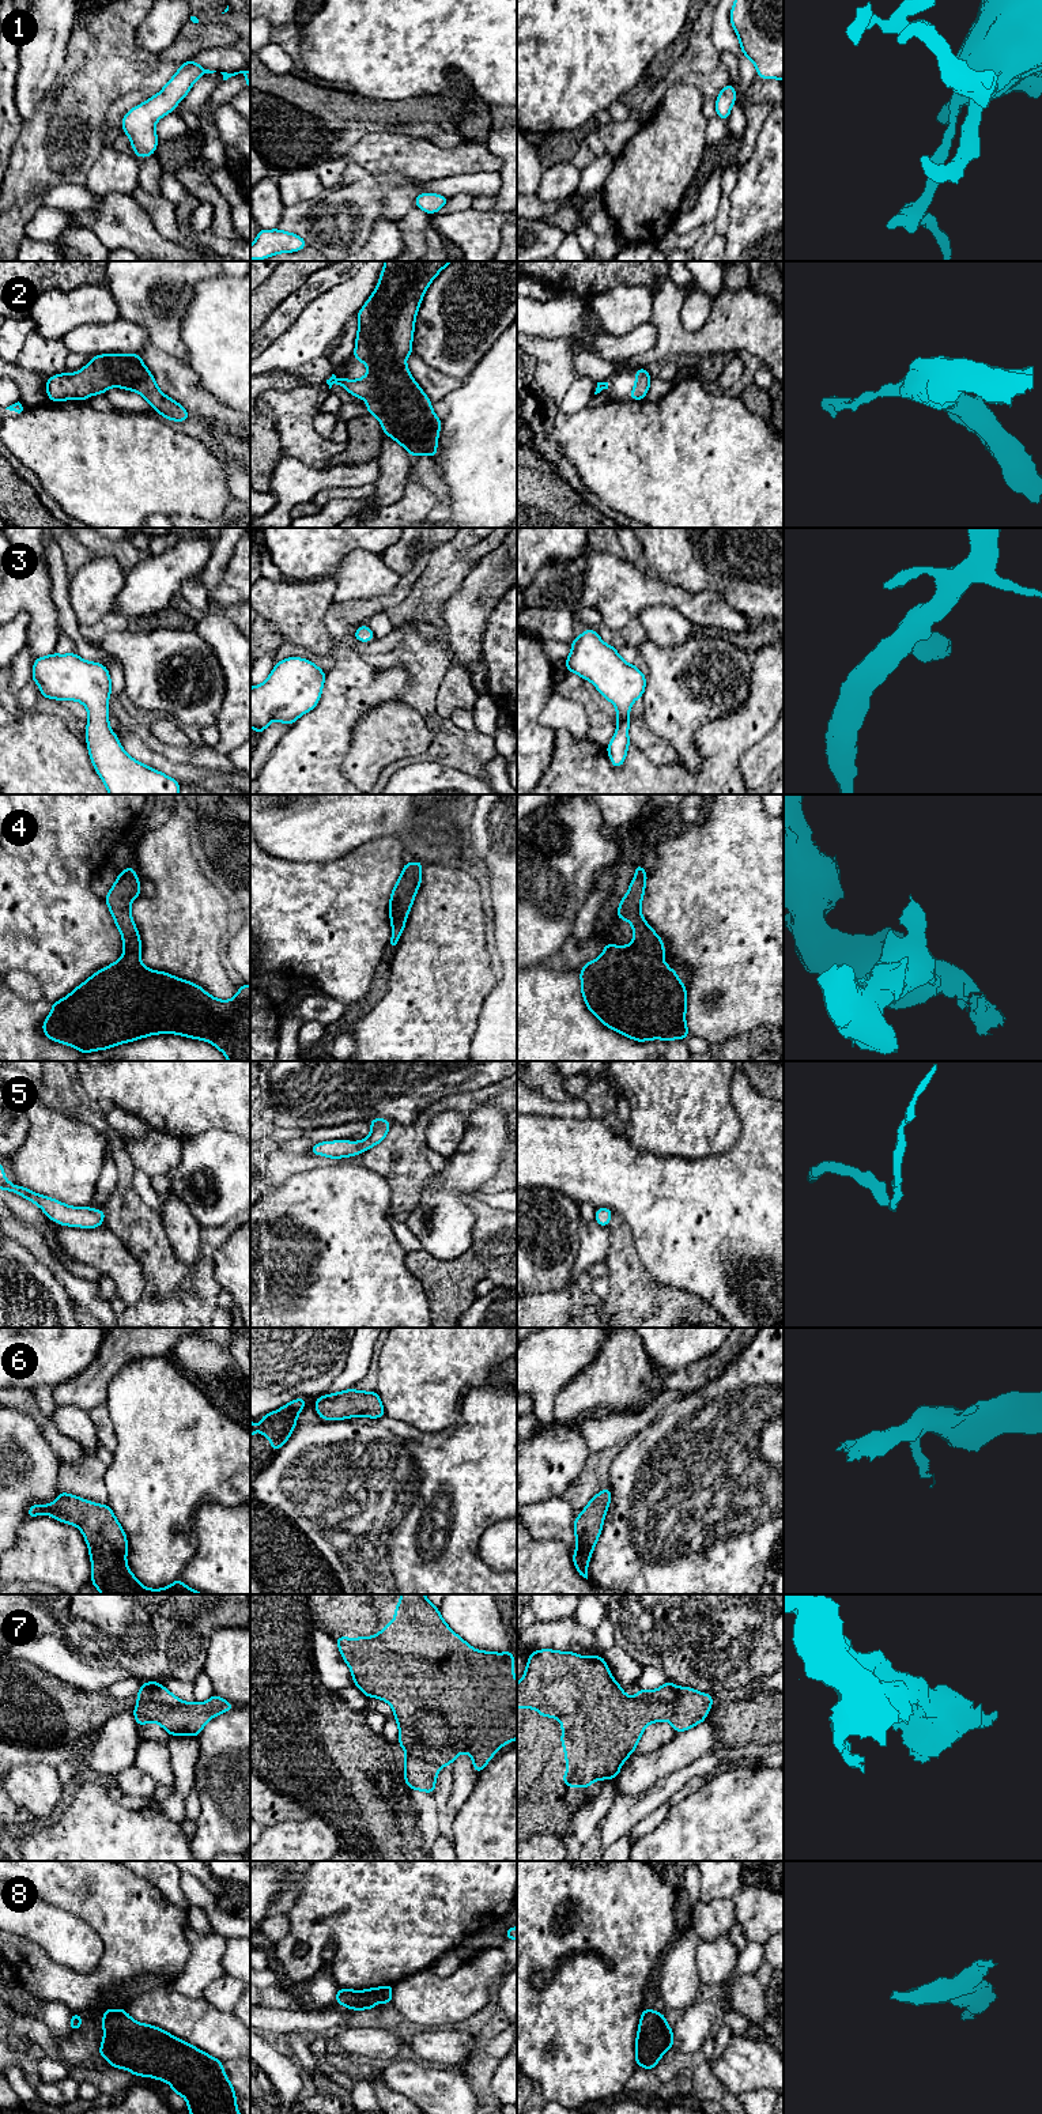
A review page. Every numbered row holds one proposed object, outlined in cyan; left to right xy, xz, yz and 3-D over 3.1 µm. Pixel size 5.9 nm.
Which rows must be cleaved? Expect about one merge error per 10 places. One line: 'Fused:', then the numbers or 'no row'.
Fused: no row

